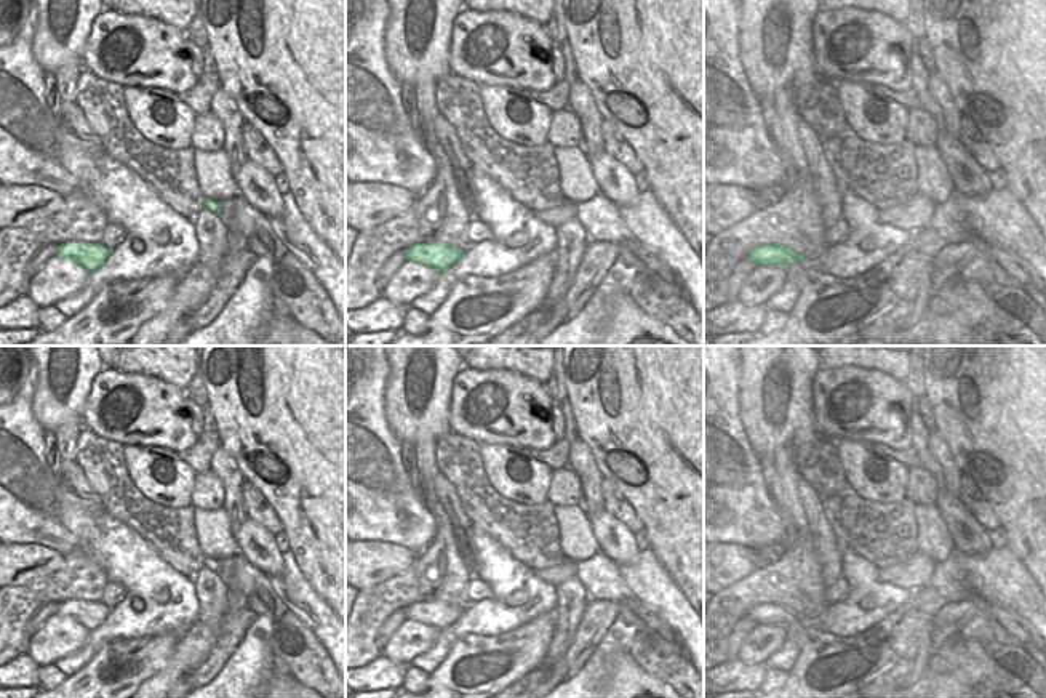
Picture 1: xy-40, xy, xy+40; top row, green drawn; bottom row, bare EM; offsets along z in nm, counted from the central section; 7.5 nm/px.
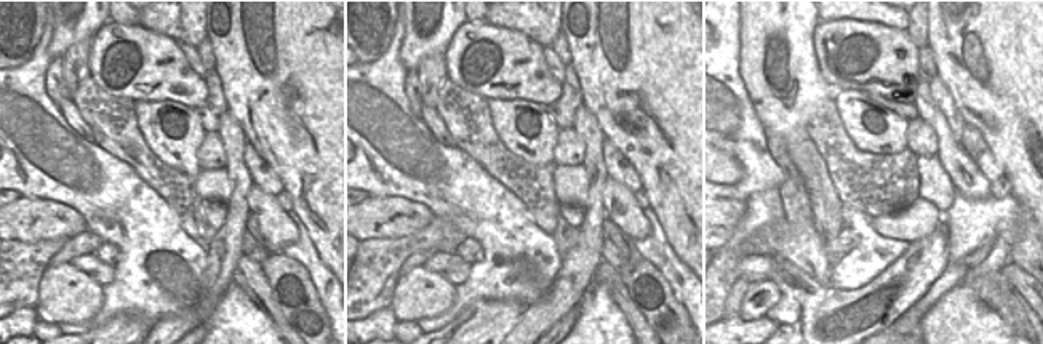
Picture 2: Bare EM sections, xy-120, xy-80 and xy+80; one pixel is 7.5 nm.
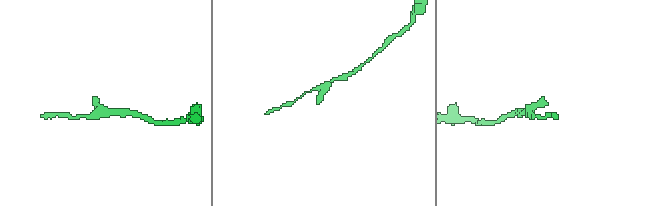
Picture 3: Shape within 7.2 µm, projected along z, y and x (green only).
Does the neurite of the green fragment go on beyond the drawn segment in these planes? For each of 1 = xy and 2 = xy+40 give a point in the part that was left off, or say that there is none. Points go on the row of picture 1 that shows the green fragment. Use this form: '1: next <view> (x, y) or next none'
1: next none
2: next none

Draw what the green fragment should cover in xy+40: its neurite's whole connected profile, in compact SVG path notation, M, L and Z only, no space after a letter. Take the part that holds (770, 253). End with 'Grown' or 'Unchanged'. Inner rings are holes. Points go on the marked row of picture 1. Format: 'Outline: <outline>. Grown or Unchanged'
Outline: M765 243L755 247L749 253L747 261L753 263L757 267L761 267L765 264L781 266L788 264L790 261L806 261L806 258L787 245Z. Unchanged

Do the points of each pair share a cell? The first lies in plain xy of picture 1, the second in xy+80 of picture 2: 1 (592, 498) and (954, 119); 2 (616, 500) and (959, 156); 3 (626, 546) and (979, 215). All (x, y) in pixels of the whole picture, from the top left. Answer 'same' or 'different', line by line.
1: same
2: different
3: different

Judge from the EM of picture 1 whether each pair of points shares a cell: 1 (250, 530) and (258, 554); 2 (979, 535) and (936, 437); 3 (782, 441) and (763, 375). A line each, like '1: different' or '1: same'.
1: same
2: different
3: same

